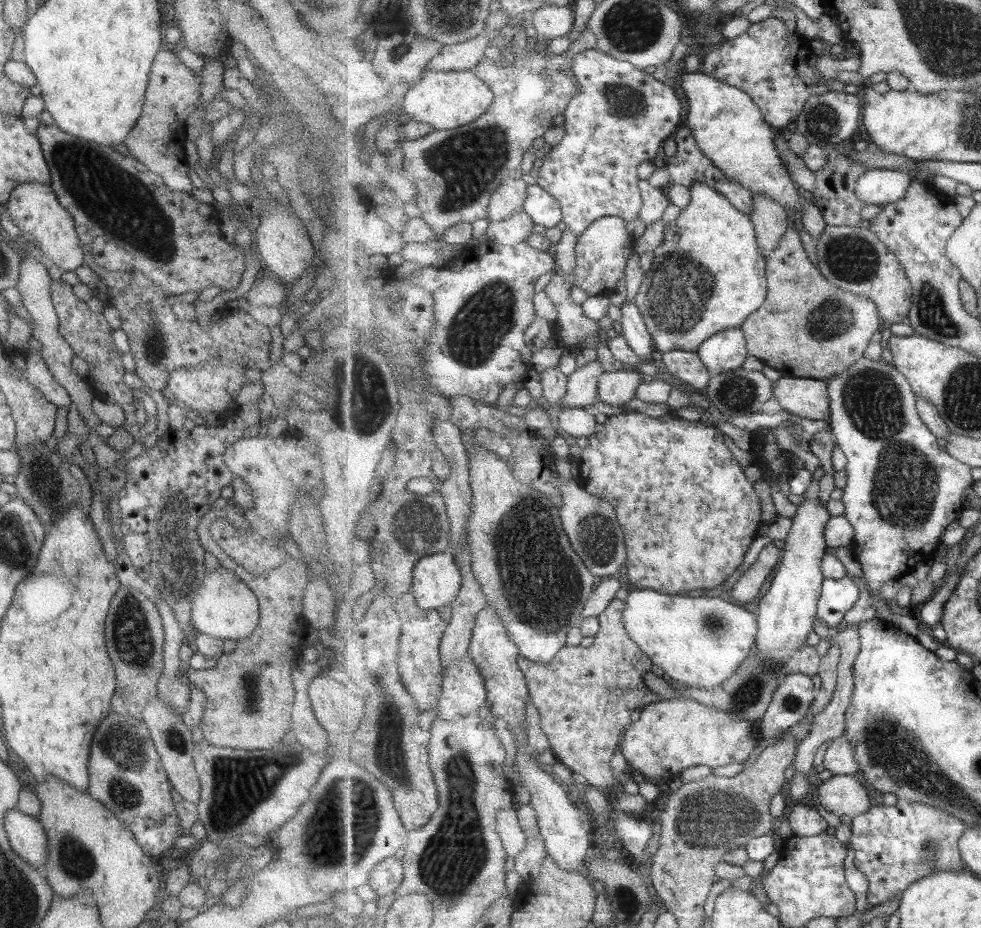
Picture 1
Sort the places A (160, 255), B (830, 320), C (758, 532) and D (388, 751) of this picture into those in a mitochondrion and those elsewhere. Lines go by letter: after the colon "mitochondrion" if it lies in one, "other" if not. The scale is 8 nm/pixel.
A: mitochondrion
B: mitochondrion
C: other
D: mitochondrion

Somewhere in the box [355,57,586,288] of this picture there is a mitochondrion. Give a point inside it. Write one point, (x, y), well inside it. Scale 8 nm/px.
(468, 163)

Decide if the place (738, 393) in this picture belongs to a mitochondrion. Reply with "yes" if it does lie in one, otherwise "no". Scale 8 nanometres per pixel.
yes

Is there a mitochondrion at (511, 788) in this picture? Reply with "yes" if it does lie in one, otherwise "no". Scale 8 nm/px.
no

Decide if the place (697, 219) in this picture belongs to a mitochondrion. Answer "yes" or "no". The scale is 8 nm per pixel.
no

